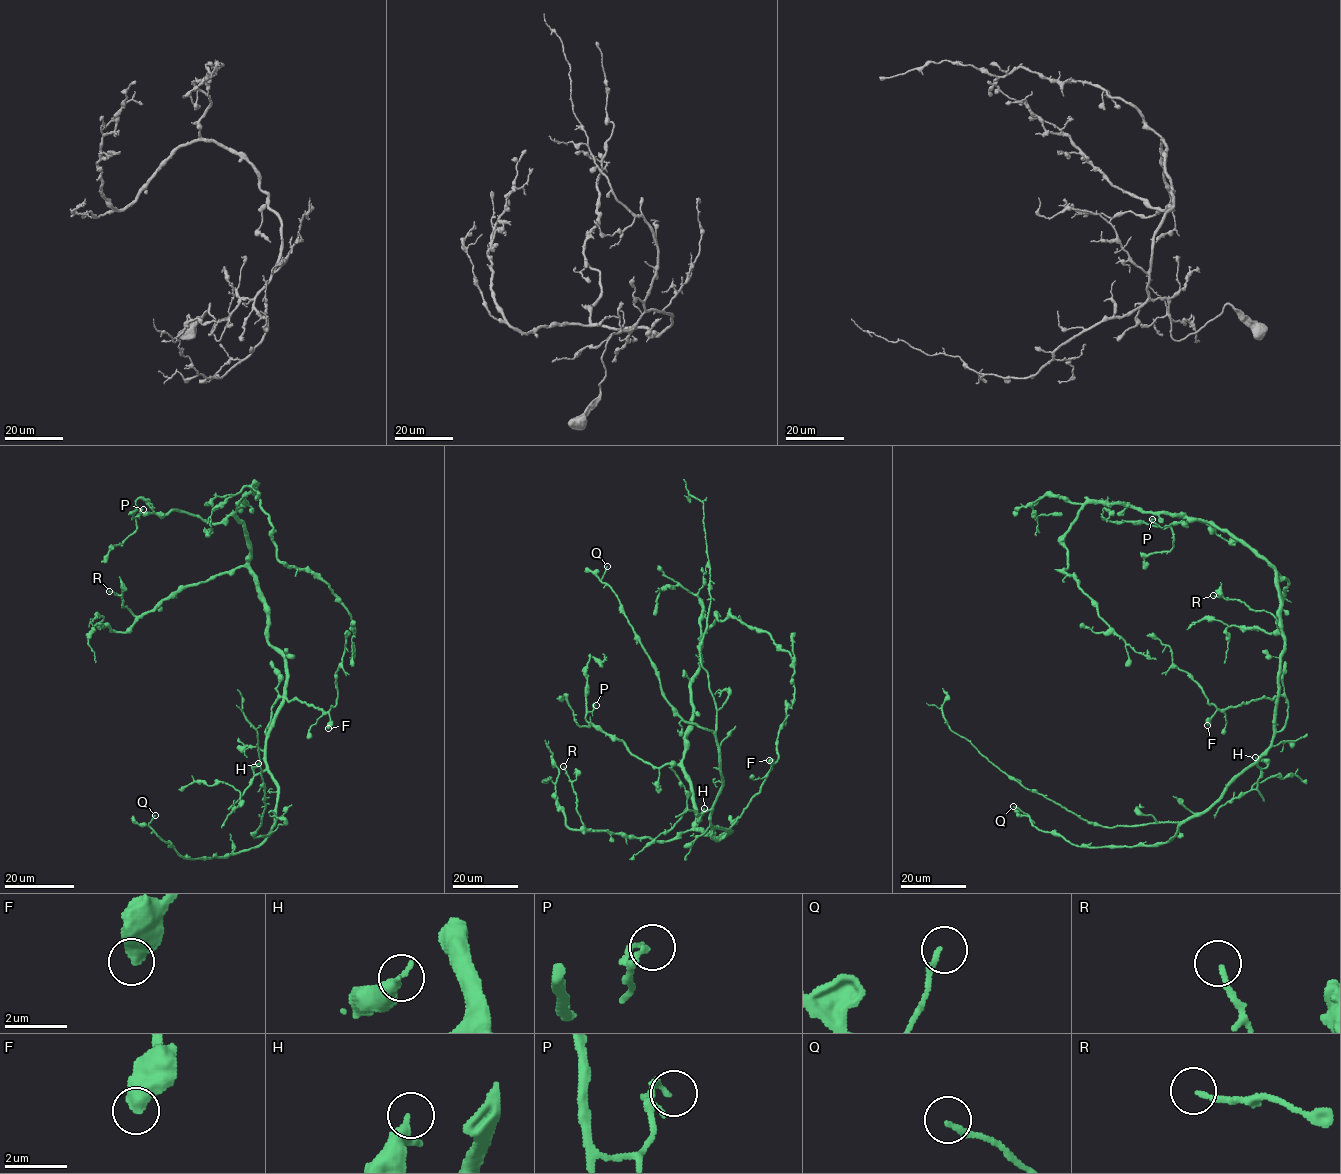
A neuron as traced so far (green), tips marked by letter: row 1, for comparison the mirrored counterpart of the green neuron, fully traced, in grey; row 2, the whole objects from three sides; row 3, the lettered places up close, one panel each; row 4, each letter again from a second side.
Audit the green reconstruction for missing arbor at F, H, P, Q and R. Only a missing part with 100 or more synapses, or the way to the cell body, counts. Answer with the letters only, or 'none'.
none

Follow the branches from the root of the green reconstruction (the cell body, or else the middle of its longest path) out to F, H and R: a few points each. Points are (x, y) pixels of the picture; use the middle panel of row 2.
F: (718, 836), (730, 831), (730, 827), (759, 791), (771, 767), (769, 760)
H: (718, 836), (730, 831), (711, 825), (710, 810), (702, 814), (700, 821), (704, 808)
R: (718, 836), (691, 830), (668, 840), (655, 840), (588, 830), (581, 821), (576, 793), (563, 766)

